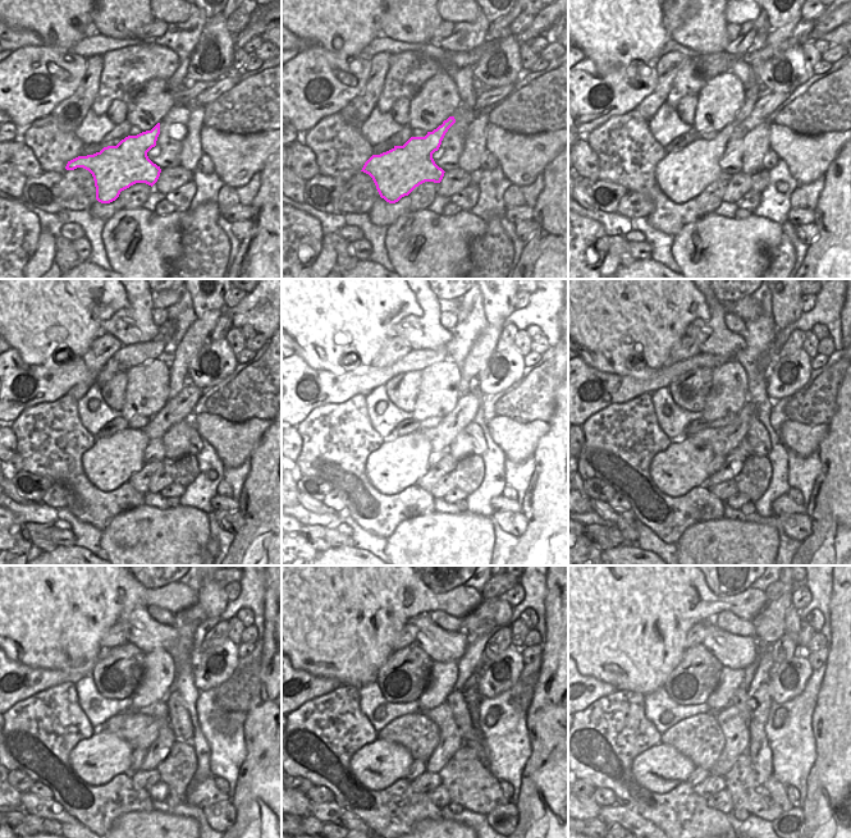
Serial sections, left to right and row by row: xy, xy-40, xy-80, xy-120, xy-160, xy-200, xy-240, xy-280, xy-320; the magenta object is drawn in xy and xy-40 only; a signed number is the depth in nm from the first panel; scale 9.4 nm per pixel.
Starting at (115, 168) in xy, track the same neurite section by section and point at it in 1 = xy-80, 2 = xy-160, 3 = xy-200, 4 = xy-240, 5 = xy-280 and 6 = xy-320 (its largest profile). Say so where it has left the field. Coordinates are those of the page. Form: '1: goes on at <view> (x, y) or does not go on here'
1: goes on at xy-80 (682, 174)
2: goes on at xy-160 (399, 462)
3: goes on at xy-200 (682, 466)
4: goes on at xy-240 (99, 759)
5: goes on at xy-280 (378, 765)
6: goes on at xy-320 (662, 768)

